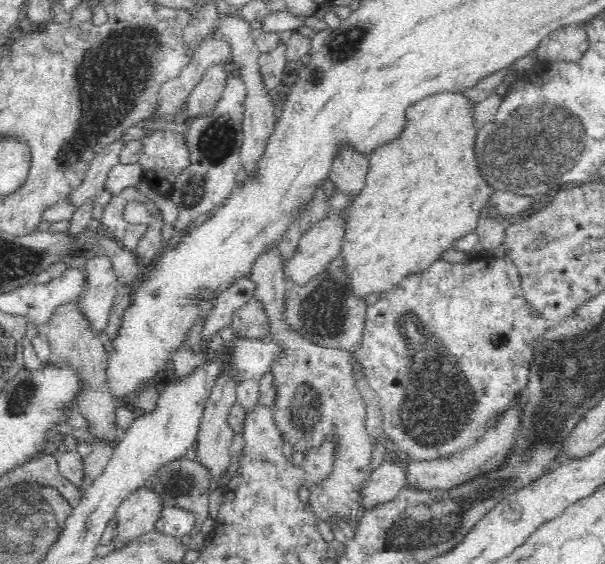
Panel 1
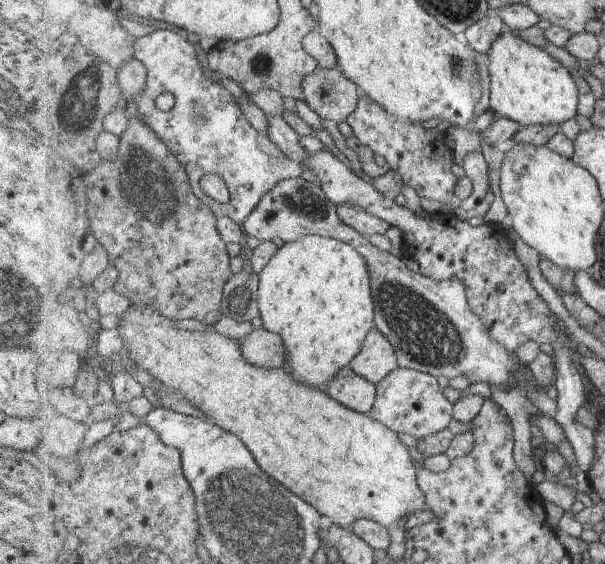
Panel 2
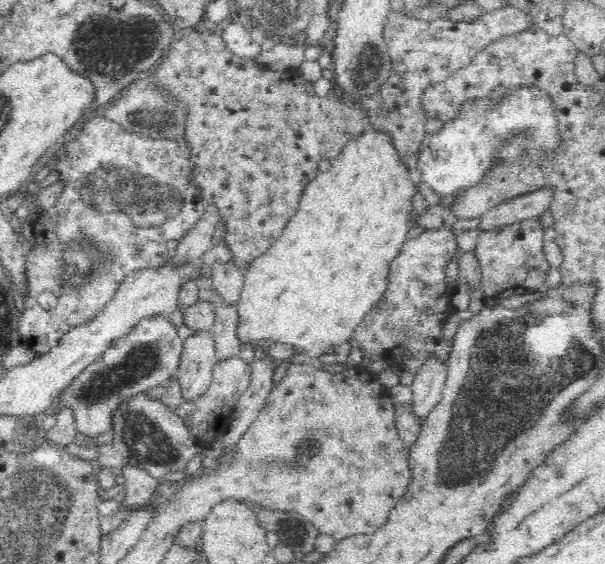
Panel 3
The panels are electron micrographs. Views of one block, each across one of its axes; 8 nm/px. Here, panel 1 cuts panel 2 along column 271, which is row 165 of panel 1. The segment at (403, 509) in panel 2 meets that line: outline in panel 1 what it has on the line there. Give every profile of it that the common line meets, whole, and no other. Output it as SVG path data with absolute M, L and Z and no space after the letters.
M444 92L444 94L428 96L406 110L404 114L404 128L397 134L398 138L396 140L388 140L384 144L378 144L369 154L370 168L365 177L366 186L361 188L358 196L354 195L354 200L348 206L348 210L339 213L342 221L344 221L344 224L341 225L344 227L344 230L342 230L342 237L340 238L340 256L344 258L344 262L339 270L344 273L344 280L352 289L354 296L362 299L368 296L368 294L382 294L382 292L386 294L386 292L396 288L406 276L425 269L434 260L440 259L441 254L451 248L455 240L475 232L480 212L494 191L480 176L480 172L476 172L476 157L472 150L473 141L476 138L476 128L474 128L474 118L472 118L475 104L462 93Z

